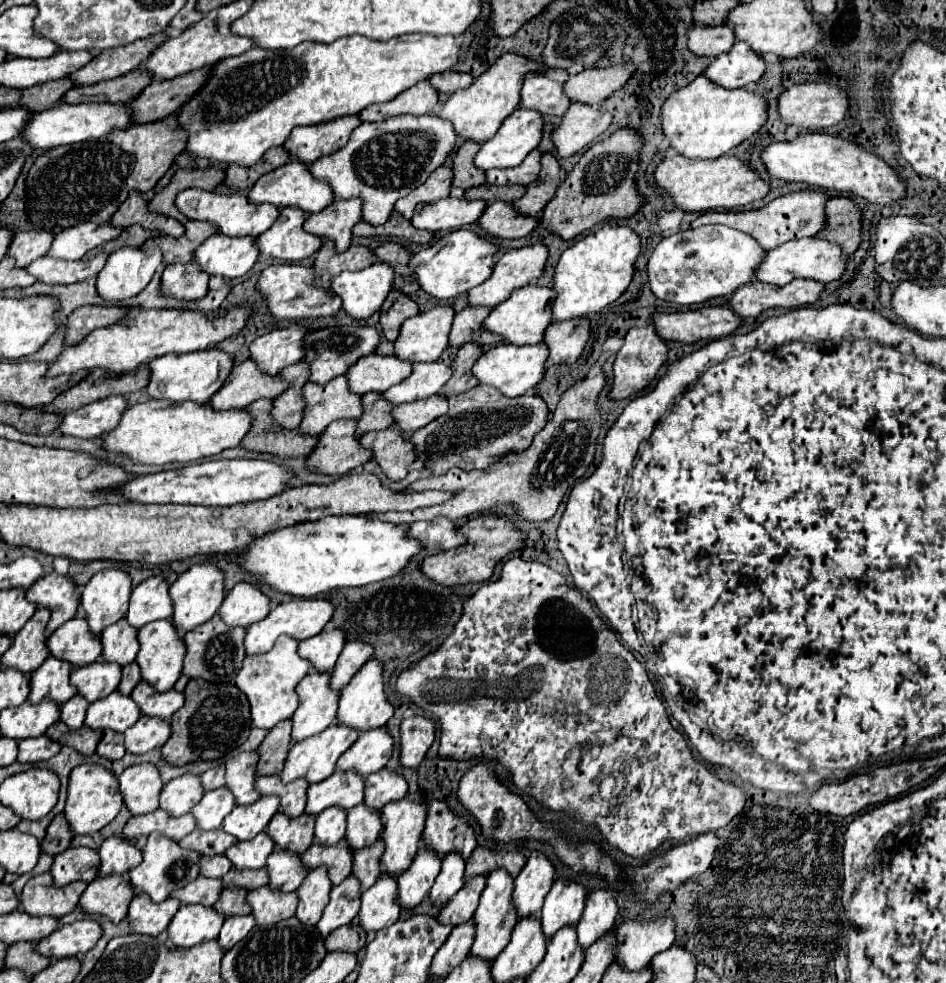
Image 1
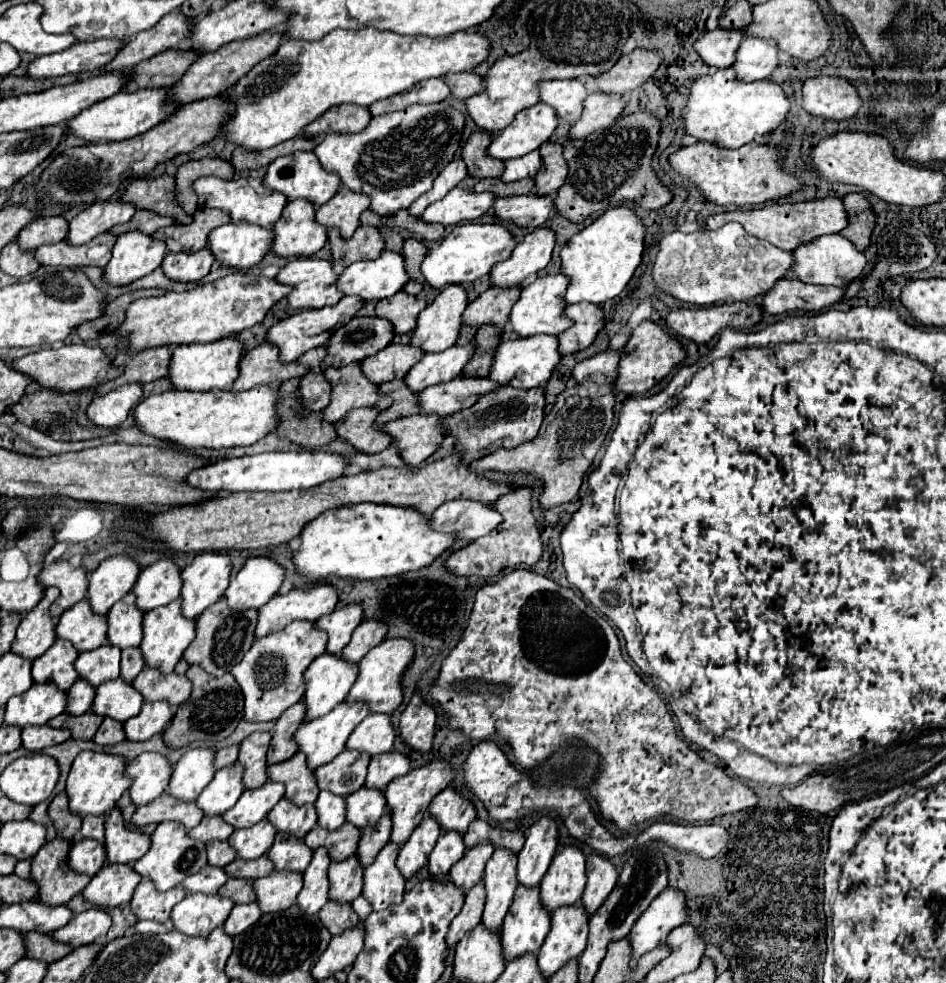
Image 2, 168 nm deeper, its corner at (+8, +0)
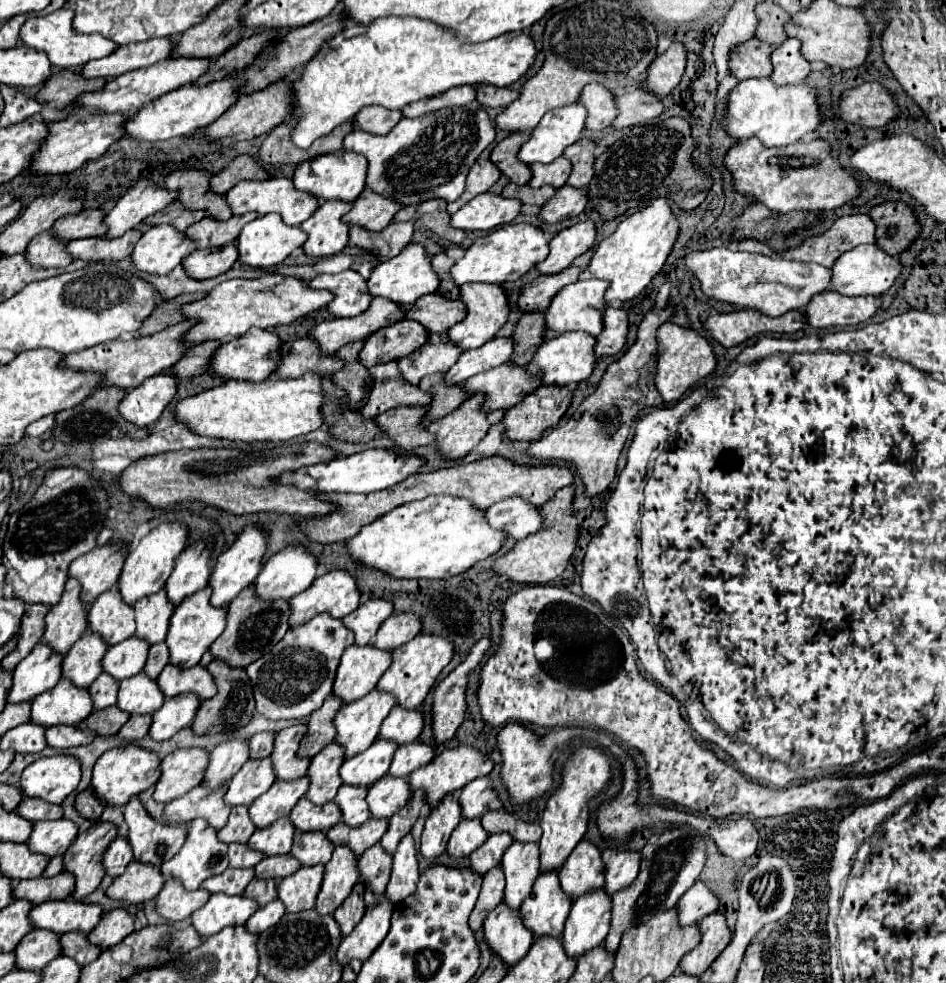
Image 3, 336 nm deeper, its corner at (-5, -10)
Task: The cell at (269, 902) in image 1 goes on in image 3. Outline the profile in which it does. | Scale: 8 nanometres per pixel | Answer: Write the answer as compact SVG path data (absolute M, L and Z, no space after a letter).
M323 866L299 868L299 872L283 878L277 886L279 900L285 904L287 912L301 912L315 906L323 880Z

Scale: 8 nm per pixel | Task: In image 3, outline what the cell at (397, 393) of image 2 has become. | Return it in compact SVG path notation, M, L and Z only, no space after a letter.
M431 374L423 378L419 382L419 388L433 394L429 414L425 416L427 422L433 422L443 418L445 414L451 414L463 404L463 400L467 400L463 398L463 390L459 390L459 386L447 386L447 382L443 382L443 374Z

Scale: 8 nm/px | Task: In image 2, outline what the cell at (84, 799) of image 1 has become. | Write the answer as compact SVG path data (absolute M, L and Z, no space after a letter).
M80 752L66 780L70 812L76 812L80 818L104 816L106 812L110 812L116 806L118 798L130 788L130 780L124 778L124 766L126 762L122 756L112 756L104 752Z

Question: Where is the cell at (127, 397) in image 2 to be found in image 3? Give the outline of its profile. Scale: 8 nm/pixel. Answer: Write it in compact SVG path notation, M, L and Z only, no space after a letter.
M161 372L147 378L141 386L127 392L123 402L119 404L119 412L125 420L137 426L153 424L165 406L173 400L177 392L177 378L171 372Z

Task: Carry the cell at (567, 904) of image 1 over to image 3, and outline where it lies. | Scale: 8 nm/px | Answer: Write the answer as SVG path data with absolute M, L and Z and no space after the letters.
M583 840L575 846L575 854L567 858L567 866L559 870L561 888L571 896L579 898L585 892L601 888L605 882L605 864L601 860L601 848L593 842Z

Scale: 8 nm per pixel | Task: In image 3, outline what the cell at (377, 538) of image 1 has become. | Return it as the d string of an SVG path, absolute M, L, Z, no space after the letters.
M429 496L403 504L363 526L347 546L353 558L393 578L451 578L467 572L475 562L497 554L505 540L507 532L491 528L485 510L463 498Z

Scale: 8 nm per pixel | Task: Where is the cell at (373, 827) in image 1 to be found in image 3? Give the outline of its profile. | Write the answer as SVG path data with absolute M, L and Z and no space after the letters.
M385 774L369 788L367 804L373 816L389 818L407 804L409 796L411 788L407 786L407 778L391 778L391 774Z

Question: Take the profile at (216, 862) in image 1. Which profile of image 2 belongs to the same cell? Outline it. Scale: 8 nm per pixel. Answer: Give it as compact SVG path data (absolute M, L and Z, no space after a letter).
M212 840L206 844L206 852L208 852L208 864L218 866L218 868L224 868L236 858L236 852L228 846L228 842Z

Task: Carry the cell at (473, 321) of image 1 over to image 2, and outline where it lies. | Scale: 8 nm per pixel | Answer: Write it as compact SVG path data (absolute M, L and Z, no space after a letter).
M518 286L516 288L488 288L480 294L474 302L466 306L462 316L464 326L496 326L498 330L506 328L510 308L518 300Z

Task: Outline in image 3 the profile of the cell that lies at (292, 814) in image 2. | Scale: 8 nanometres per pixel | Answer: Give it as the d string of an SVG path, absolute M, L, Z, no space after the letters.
M301 798L291 814L289 814L291 822L295 824L295 828L309 832L309 830L321 830L327 832L331 826L335 826L341 820L339 814L339 806L335 806L335 802L329 802L325 806L315 806L309 798Z

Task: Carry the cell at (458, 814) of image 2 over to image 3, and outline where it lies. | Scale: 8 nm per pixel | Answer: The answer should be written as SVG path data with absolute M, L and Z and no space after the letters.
M489 776L475 778L467 786L463 786L459 794L459 804L463 808L463 818L479 818L489 810L503 808L503 802L493 790Z

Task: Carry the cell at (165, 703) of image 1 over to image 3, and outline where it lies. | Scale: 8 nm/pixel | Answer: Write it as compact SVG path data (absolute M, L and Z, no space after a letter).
M167 664L159 674L157 682L167 698L173 698L183 692L195 692L201 700L207 700L207 698L213 698L217 690L215 680L207 672L207 668L201 664L195 664L187 670Z

